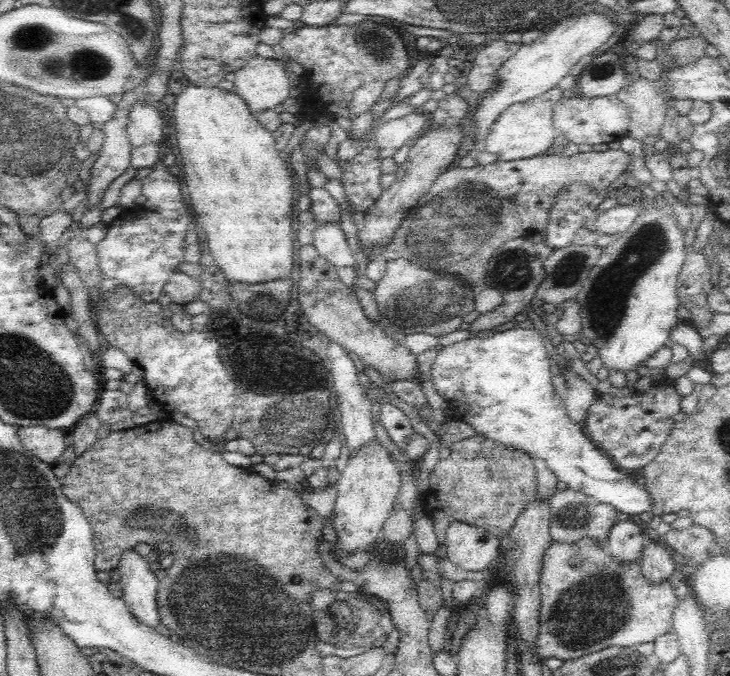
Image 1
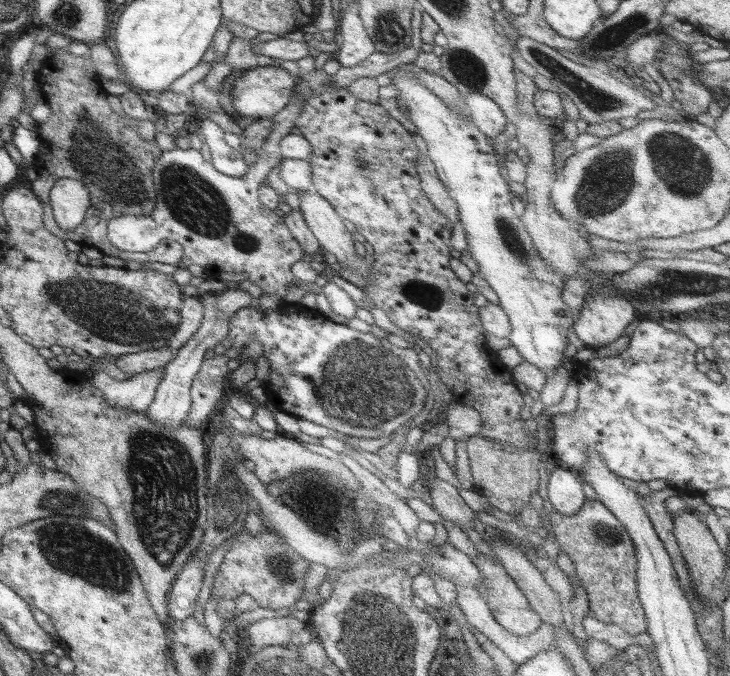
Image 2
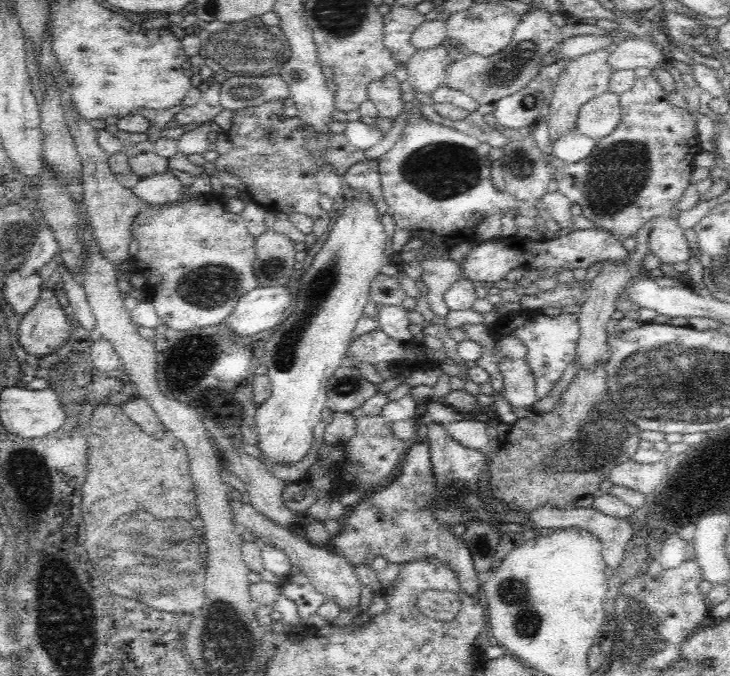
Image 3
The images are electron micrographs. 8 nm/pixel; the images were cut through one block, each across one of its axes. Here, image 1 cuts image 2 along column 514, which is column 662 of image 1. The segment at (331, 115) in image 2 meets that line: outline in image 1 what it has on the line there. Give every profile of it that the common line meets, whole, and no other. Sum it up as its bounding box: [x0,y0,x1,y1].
[584,384,682,469]

